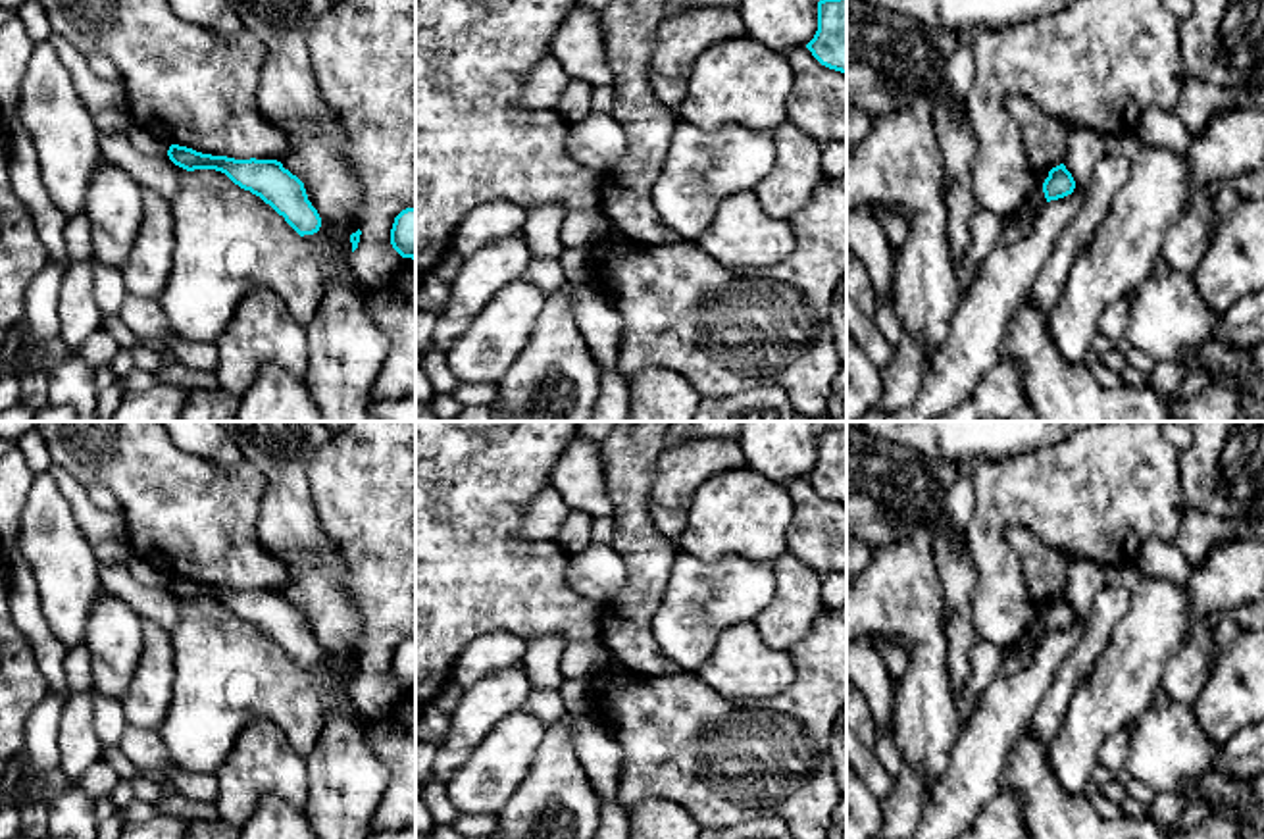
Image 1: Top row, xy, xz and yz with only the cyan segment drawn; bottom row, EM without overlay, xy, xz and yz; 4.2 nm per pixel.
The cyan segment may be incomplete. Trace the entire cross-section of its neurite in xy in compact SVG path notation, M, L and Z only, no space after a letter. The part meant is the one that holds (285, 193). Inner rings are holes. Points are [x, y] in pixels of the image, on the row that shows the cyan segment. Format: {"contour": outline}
{"contour": "M171 144L167 156L187 171L215 169L225 173L235 185L269 204L300 237L314 235L321 227L321 217L308 200L304 183L277 160L235 160L179 144Z"}

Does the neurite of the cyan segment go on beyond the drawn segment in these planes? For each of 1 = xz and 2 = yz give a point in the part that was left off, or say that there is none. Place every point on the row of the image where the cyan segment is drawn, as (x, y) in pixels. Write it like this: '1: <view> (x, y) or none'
1: none
2: none

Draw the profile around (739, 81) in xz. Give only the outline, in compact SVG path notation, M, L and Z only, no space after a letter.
M750 37L716 42L691 67L679 119L706 131L723 125L775 131L789 121L793 81L787 54Z

